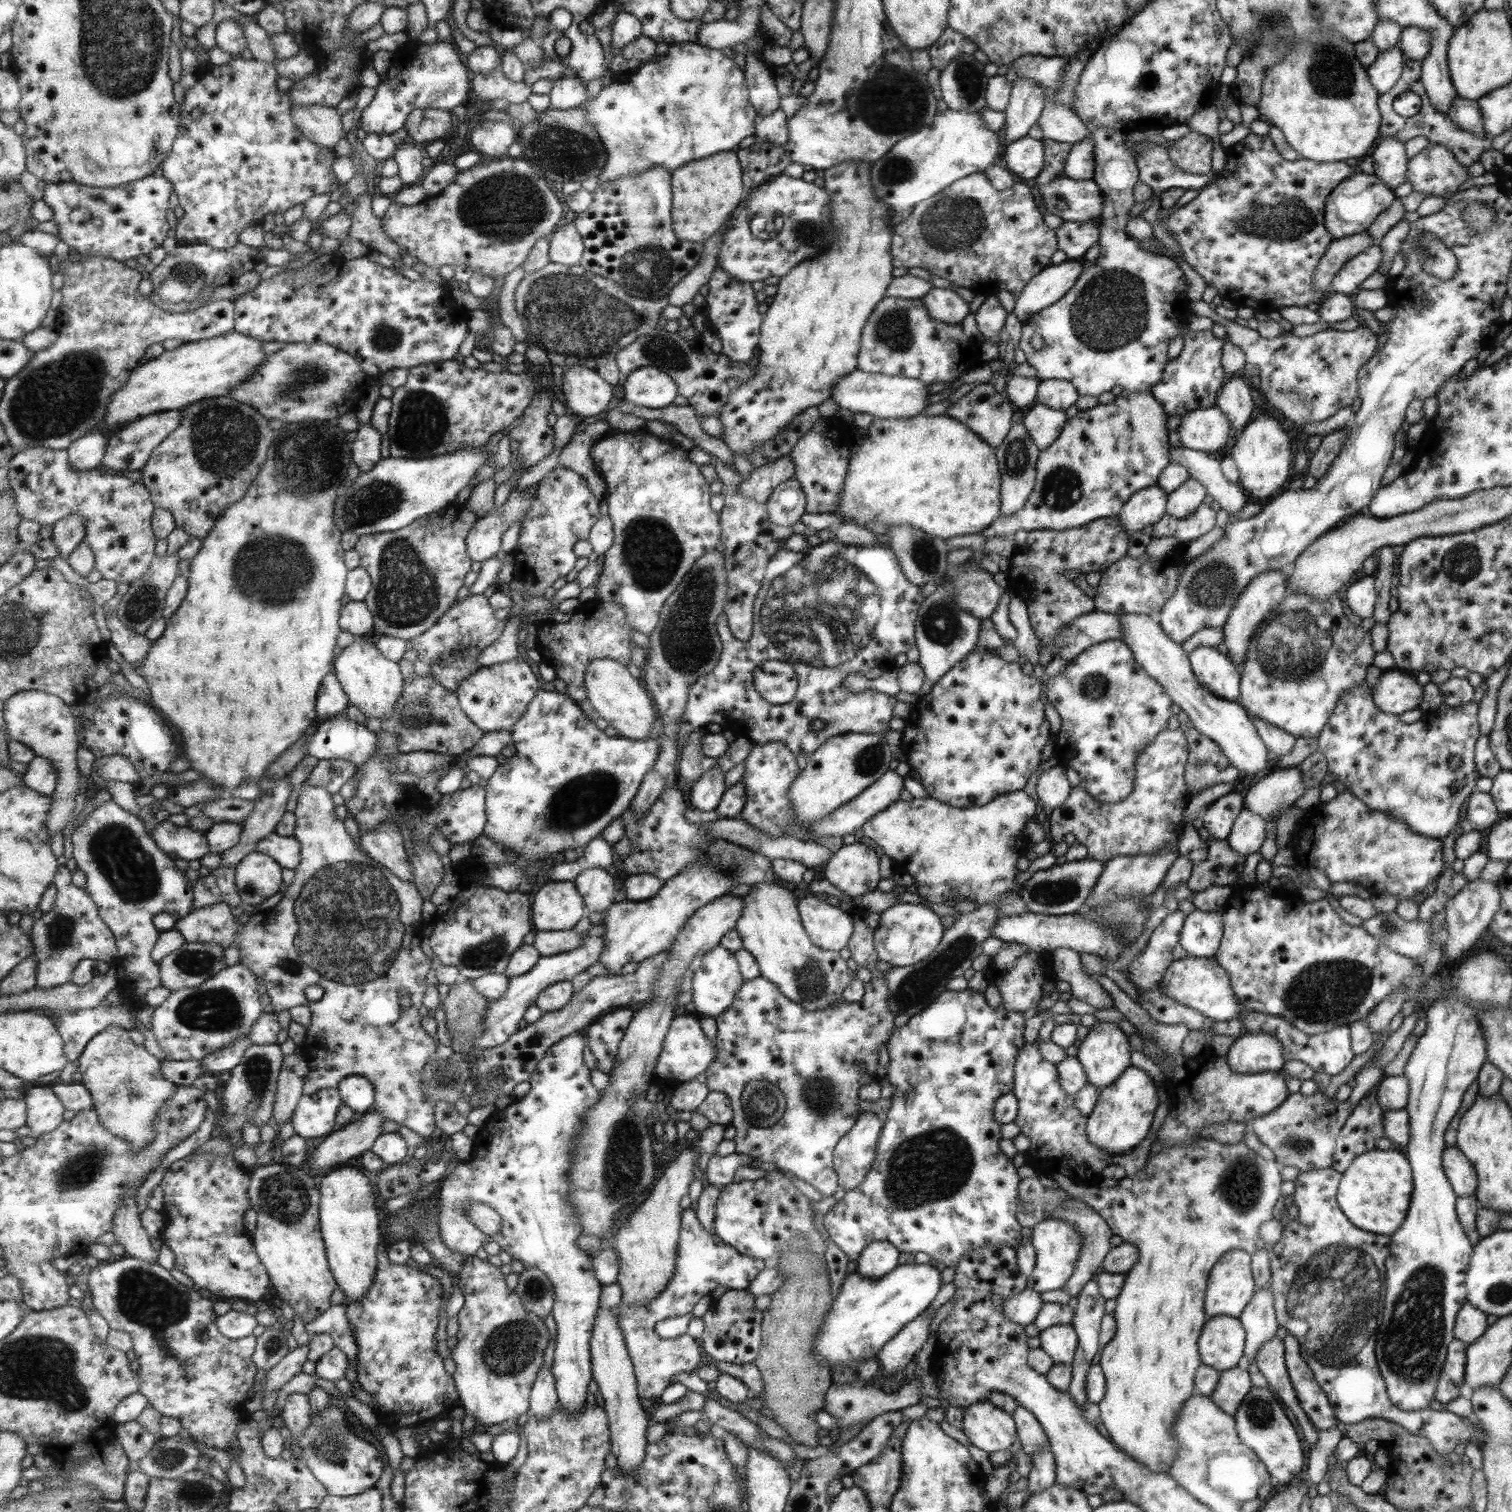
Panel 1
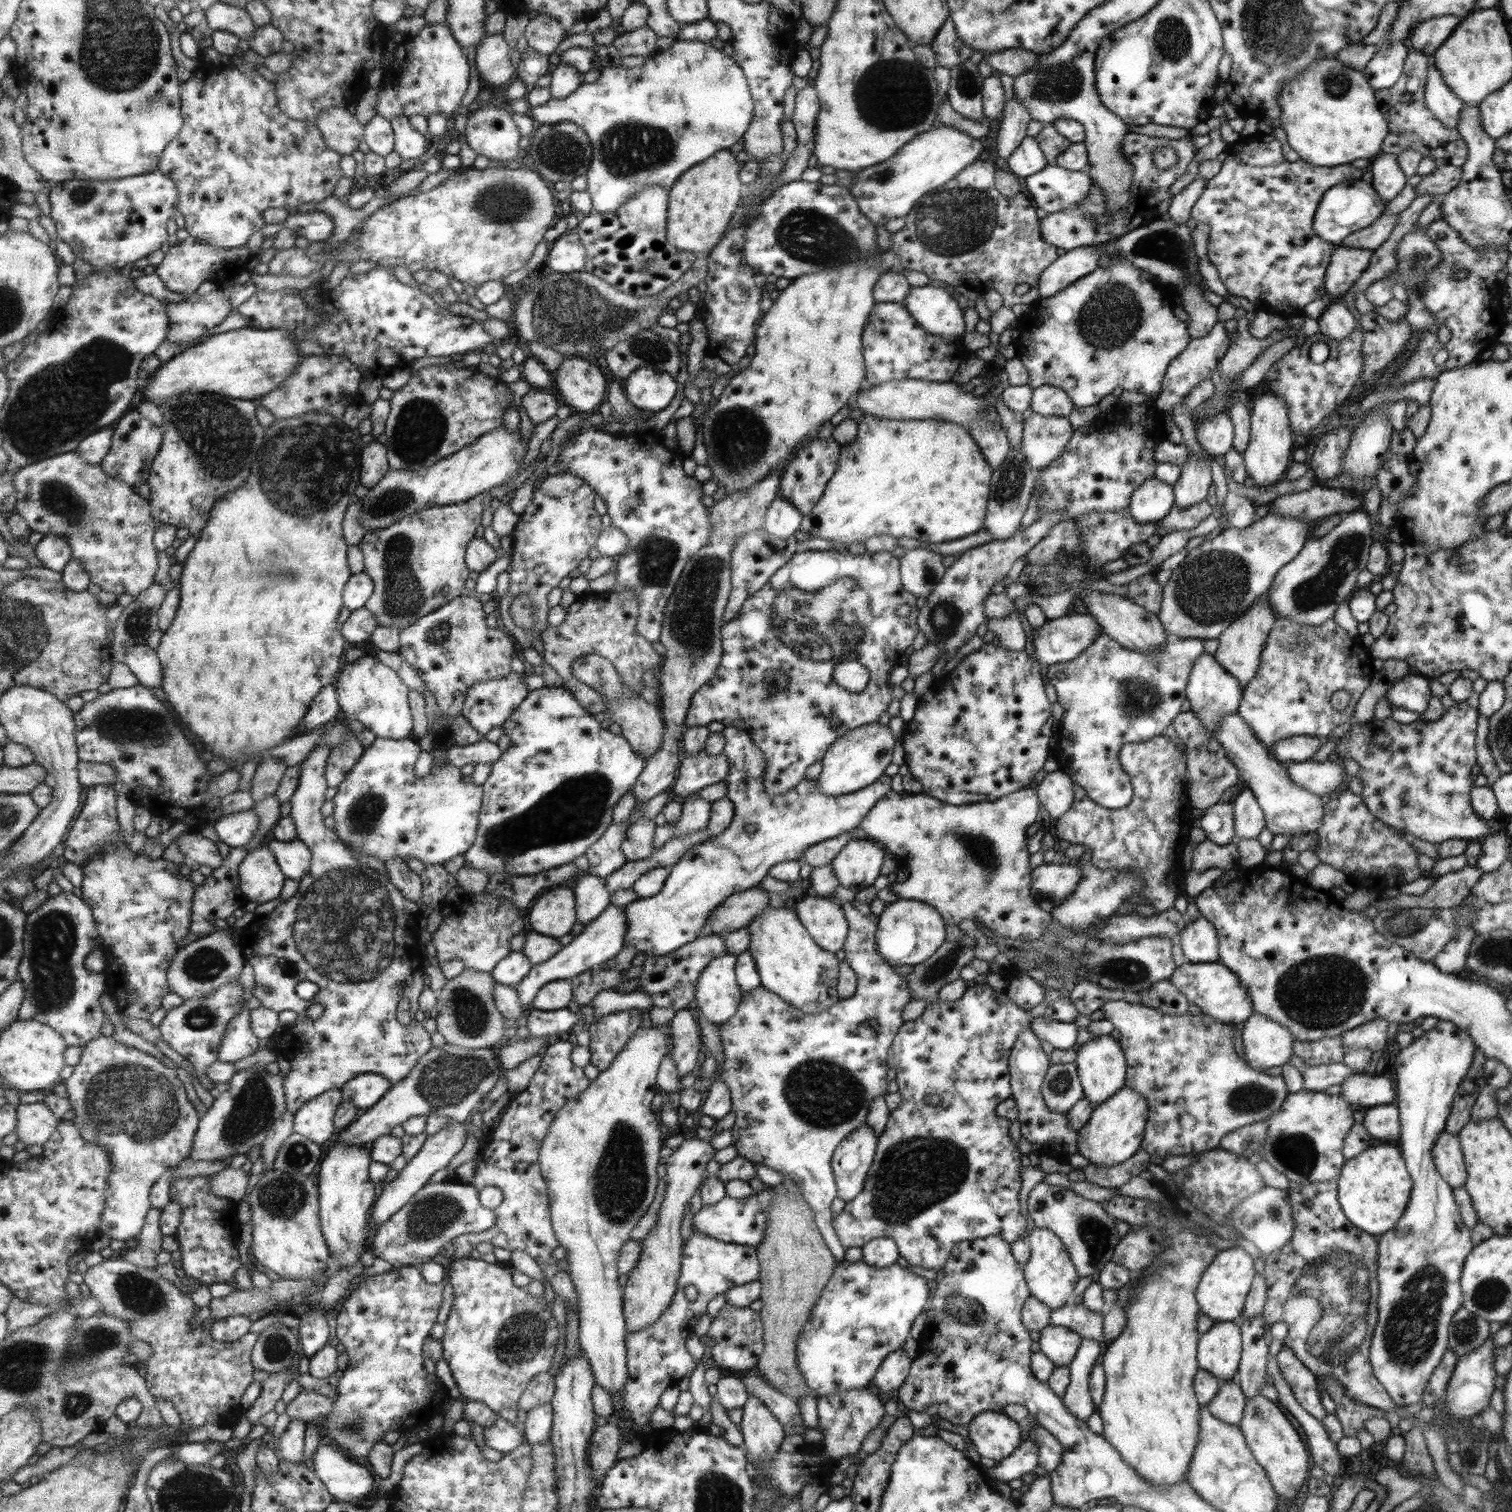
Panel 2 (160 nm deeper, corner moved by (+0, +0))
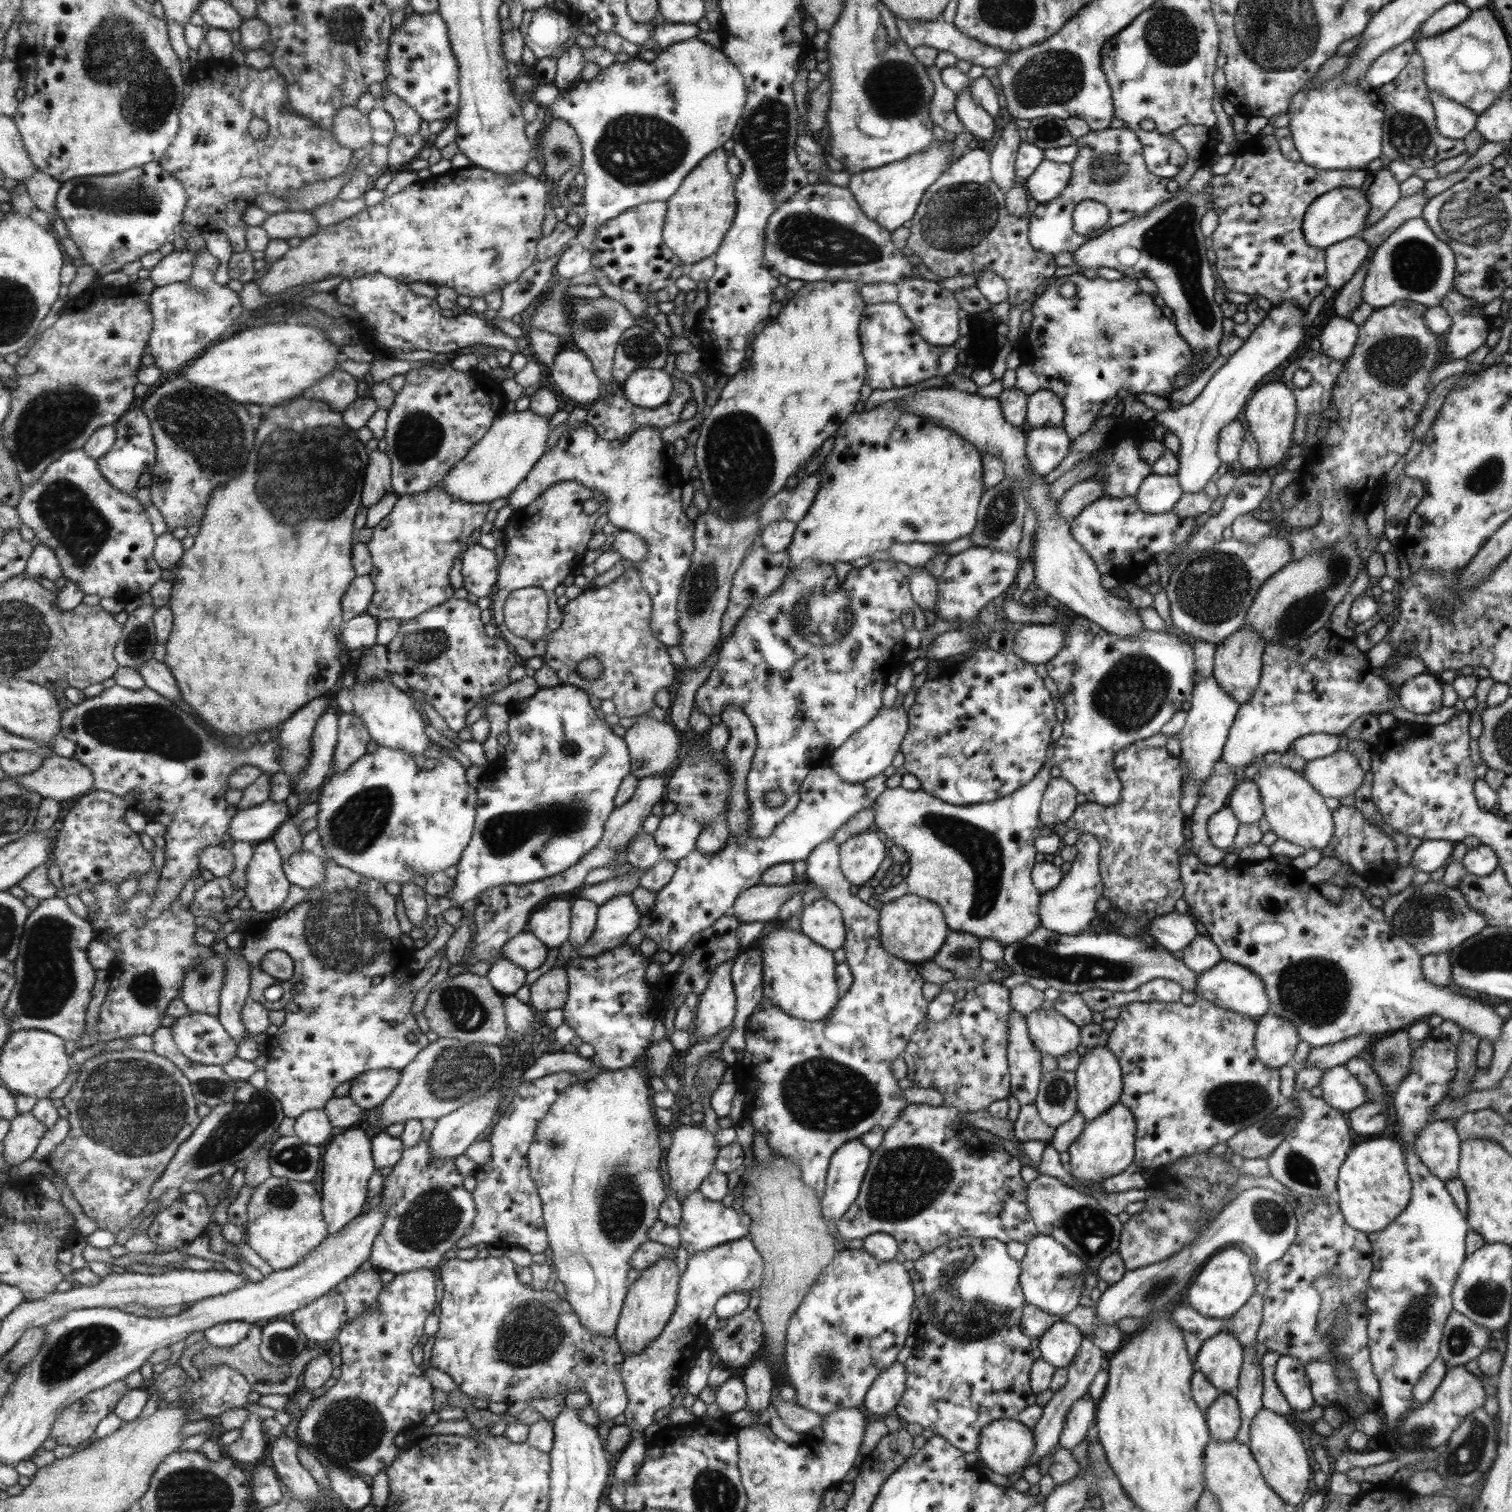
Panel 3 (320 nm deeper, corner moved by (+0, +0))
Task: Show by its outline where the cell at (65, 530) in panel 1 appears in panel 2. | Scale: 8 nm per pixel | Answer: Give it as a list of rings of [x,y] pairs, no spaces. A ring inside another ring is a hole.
[[[49,535],[35,546],[37,558],[42,566],[62,573],[74,559],[73,551],[64,536]]]

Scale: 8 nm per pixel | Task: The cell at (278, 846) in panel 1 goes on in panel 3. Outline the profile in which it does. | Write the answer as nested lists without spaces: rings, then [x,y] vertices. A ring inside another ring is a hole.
[[[305,849],[285,860],[284,870],[291,884],[297,884],[306,891],[323,884],[327,878],[325,860]]]

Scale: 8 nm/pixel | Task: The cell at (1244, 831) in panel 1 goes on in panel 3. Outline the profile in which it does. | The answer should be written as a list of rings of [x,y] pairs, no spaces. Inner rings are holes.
[[[1240,777],[1226,800],[1226,806],[1234,811],[1240,824],[1257,822],[1265,813],[1257,783]]]

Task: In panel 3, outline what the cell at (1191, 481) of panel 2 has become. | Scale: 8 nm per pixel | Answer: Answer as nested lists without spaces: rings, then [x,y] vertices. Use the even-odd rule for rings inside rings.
[[[1295,301],[1266,306],[1266,315],[1261,322],[1252,327],[1250,335],[1242,341],[1242,345],[1227,356],[1226,362],[1218,367],[1189,405],[1154,411],[1153,421],[1179,439],[1177,478],[1182,494],[1201,492],[1207,481],[1216,477],[1216,472],[1222,464],[1217,454],[1220,431],[1237,418],[1237,414],[1246,406],[1247,396],[1256,391],[1259,380],[1271,370],[1275,370],[1303,340],[1303,320],[1305,312],[1299,310]]]

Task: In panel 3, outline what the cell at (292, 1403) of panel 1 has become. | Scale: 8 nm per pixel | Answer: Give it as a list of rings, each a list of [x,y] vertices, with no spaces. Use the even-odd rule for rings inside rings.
[[[289,1436],[272,1441],[269,1451],[273,1468],[284,1487],[287,1487],[297,1499],[315,1499],[314,1502],[318,1503],[323,1499],[322,1492],[319,1490],[315,1478],[309,1474],[307,1468],[303,1468],[297,1458],[300,1444],[299,1441],[291,1440]]]

